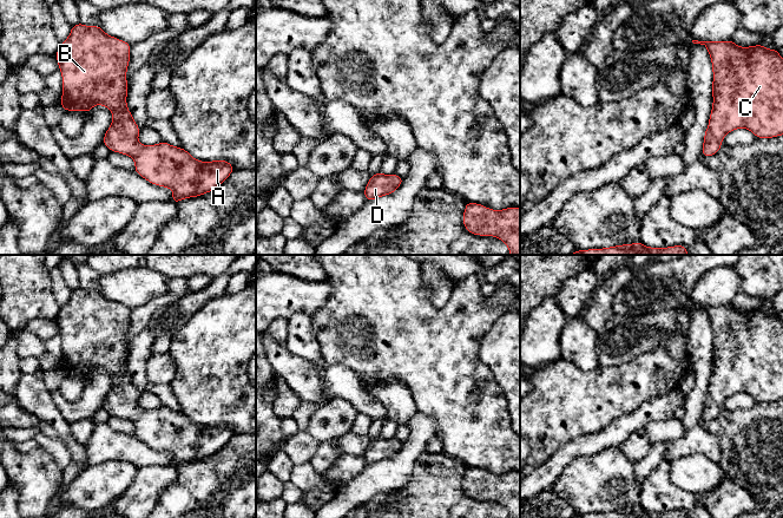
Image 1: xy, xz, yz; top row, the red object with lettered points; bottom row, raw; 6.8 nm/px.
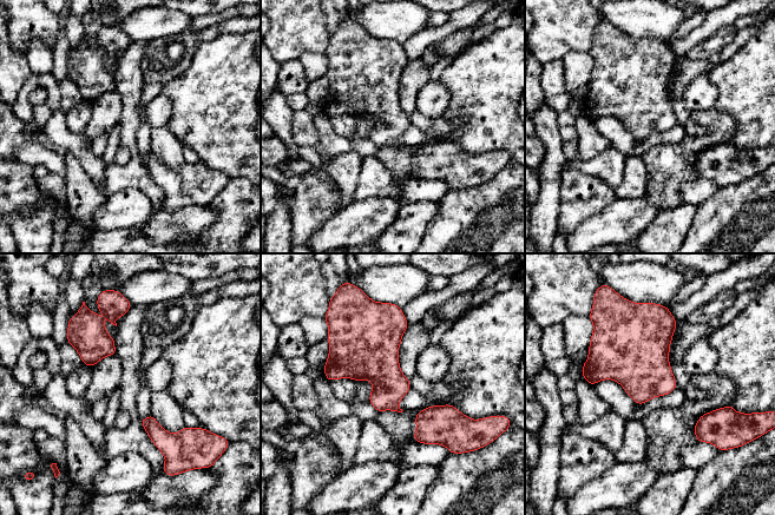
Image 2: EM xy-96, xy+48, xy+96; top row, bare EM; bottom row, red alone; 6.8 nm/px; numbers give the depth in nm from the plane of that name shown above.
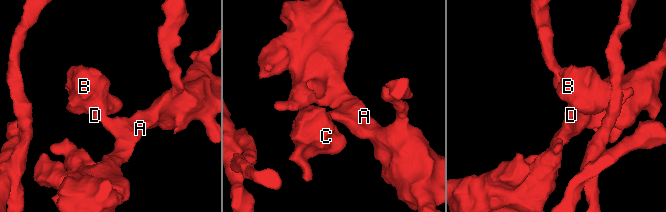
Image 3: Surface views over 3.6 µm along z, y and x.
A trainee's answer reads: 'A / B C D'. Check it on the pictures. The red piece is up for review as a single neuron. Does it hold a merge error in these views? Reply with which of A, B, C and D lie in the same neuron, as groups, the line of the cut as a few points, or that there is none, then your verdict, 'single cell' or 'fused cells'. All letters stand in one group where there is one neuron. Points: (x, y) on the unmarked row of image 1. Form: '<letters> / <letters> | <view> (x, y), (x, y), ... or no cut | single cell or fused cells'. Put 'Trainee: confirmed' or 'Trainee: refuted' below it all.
A B C D | no cut | single cell
Trainee: refuted

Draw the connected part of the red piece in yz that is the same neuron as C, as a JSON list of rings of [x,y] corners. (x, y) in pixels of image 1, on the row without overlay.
[[[698,306],[693,308],[704,309],[712,327],[712,374],[709,389],[704,398],[702,419],[711,421],[722,412],[723,402],[732,394],[748,393],[757,402],[774,402],[783,399],[783,323],[776,313],[768,314],[765,310],[756,309],[749,312],[737,310],[730,306]]]

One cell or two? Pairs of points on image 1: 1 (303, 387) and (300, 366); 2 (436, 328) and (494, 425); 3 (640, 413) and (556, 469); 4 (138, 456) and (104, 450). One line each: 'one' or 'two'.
1: one
2: one
3: one
4: one

